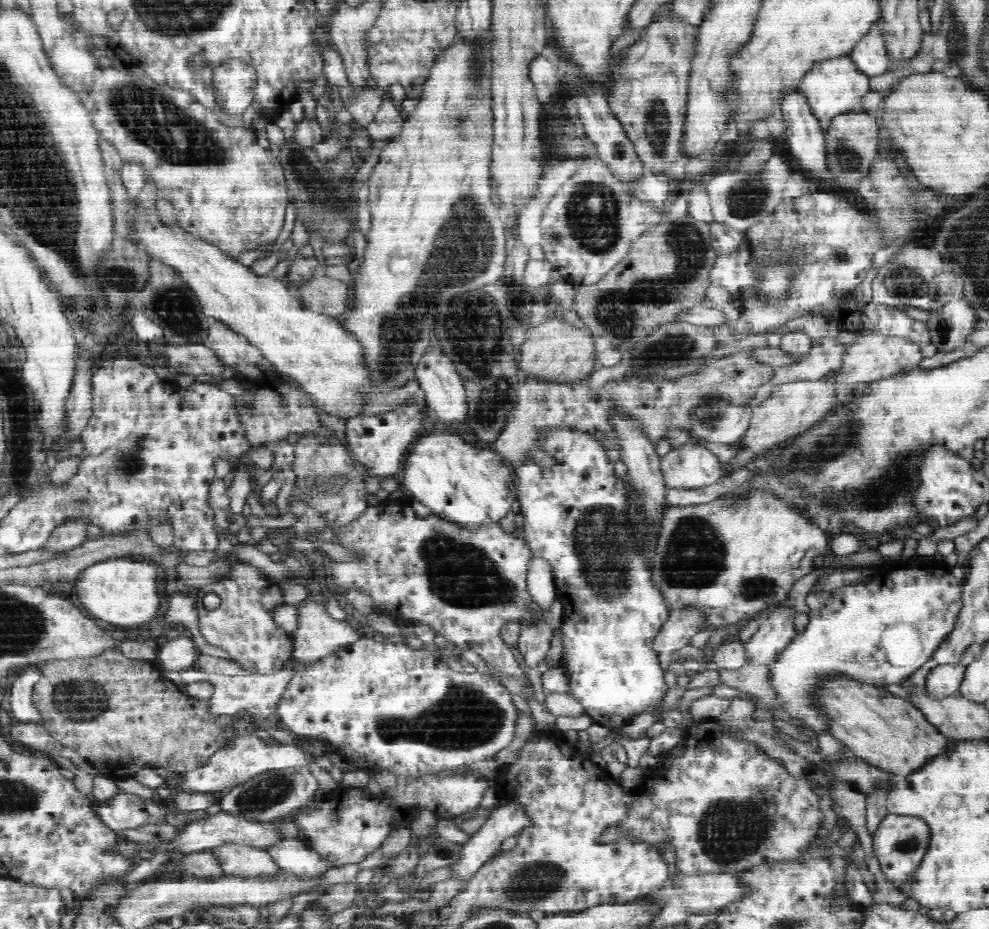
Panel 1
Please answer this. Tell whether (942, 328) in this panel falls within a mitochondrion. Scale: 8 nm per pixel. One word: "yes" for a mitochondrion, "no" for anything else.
yes

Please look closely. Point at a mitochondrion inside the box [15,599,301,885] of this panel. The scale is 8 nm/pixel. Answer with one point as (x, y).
(80, 699)

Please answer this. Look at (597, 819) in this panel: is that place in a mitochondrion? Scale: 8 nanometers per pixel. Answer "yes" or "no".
no

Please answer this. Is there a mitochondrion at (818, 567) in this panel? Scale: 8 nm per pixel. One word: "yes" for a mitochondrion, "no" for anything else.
no

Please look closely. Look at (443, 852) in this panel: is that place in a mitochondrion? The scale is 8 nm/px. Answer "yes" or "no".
no

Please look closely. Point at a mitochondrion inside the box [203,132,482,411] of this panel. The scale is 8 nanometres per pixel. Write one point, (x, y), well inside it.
(313, 181)

